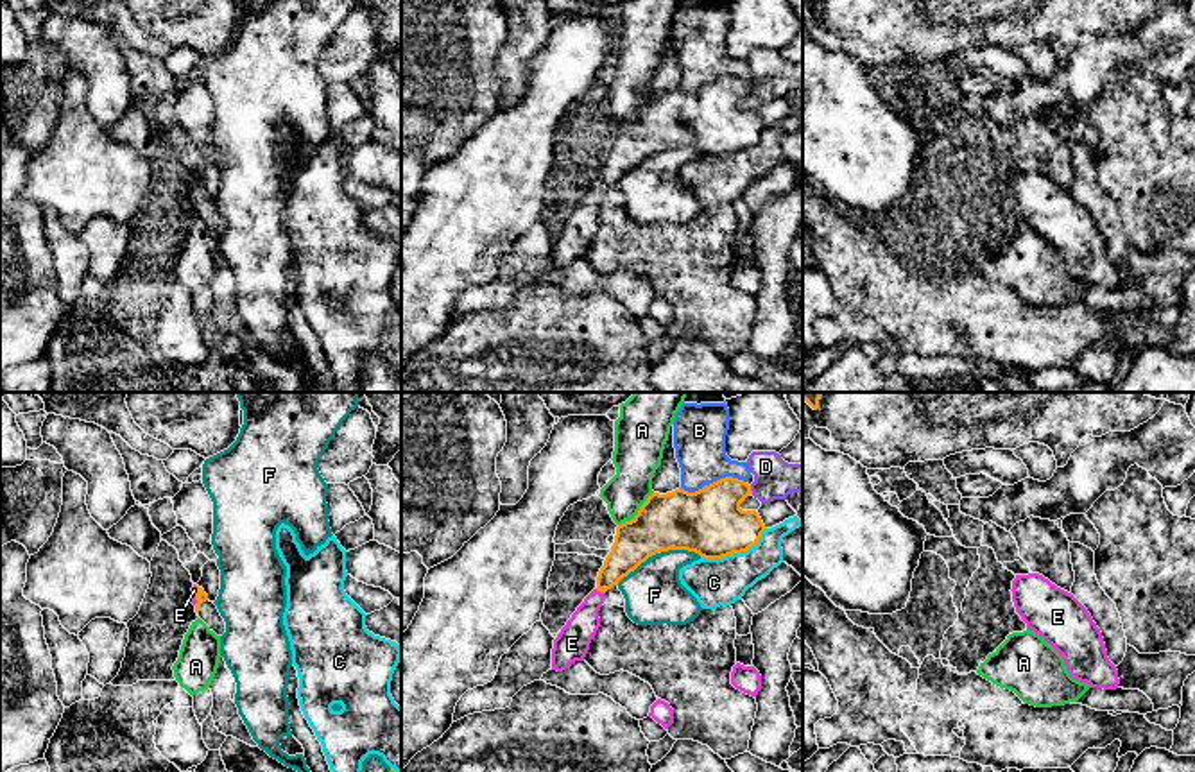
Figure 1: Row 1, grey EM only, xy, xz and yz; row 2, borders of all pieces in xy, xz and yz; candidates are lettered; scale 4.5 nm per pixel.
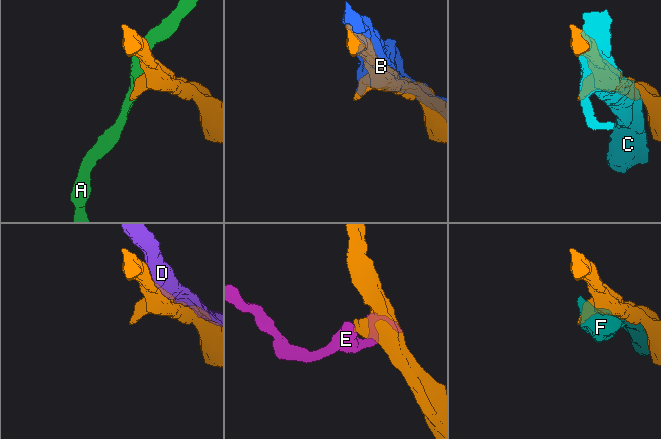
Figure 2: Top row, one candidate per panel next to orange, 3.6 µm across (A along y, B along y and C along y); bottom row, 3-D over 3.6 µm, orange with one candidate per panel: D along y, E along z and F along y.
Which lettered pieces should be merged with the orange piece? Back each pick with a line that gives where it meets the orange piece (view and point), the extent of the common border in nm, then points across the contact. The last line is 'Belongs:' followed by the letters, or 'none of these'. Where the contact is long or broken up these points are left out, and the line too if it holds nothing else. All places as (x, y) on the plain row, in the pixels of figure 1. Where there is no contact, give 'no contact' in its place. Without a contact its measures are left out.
E: contact xz (599, 188); length 50 nm; way xz (631, 145), (599, 188), (576, 235)
Belongs: E

